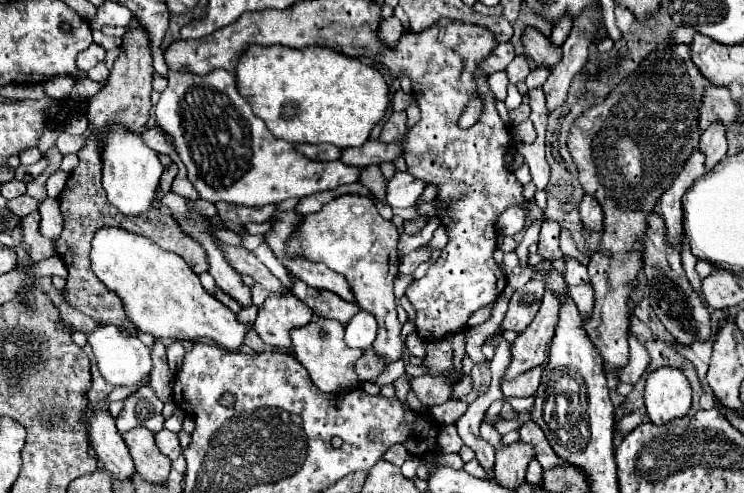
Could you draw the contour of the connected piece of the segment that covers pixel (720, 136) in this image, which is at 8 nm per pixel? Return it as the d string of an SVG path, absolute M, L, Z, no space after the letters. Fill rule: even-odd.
M711 125L703 131L699 151L705 155L705 169L713 169L721 157L727 155L727 141L725 141L725 129L721 125Z

